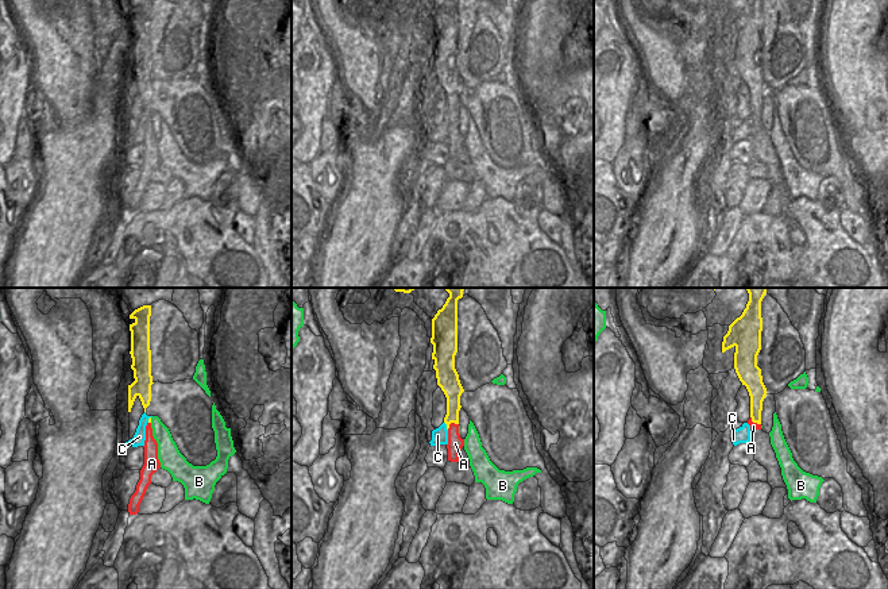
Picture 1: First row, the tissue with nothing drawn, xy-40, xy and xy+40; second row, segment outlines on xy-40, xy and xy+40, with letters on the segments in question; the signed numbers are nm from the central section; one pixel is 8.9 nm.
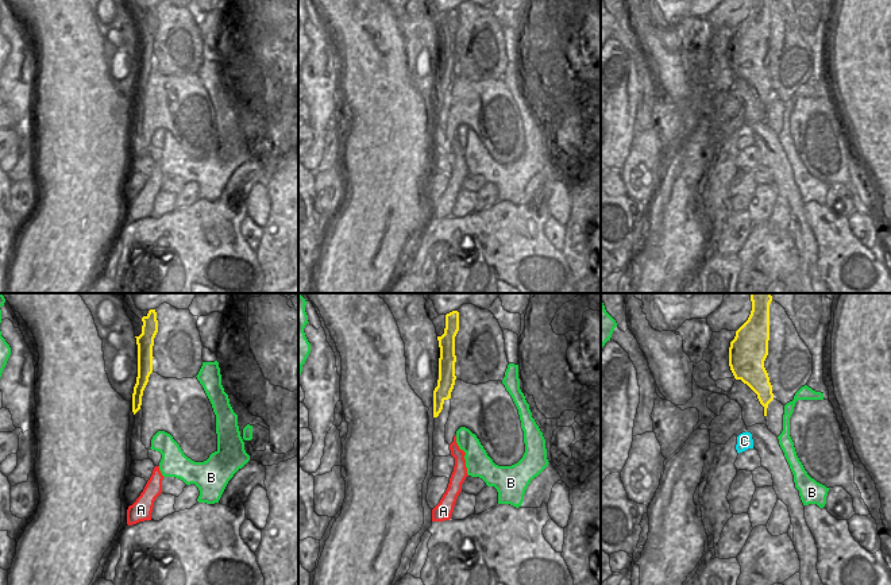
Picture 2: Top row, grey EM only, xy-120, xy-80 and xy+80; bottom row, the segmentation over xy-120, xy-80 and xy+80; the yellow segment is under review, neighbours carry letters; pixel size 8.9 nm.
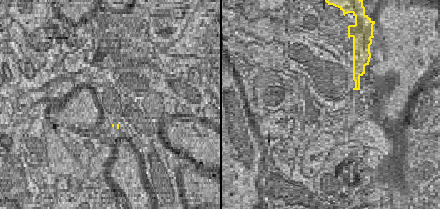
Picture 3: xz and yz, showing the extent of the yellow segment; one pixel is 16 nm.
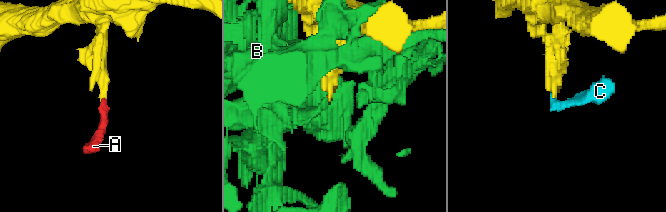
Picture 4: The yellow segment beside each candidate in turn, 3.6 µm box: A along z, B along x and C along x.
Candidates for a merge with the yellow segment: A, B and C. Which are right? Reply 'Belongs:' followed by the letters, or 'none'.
Belongs: none

